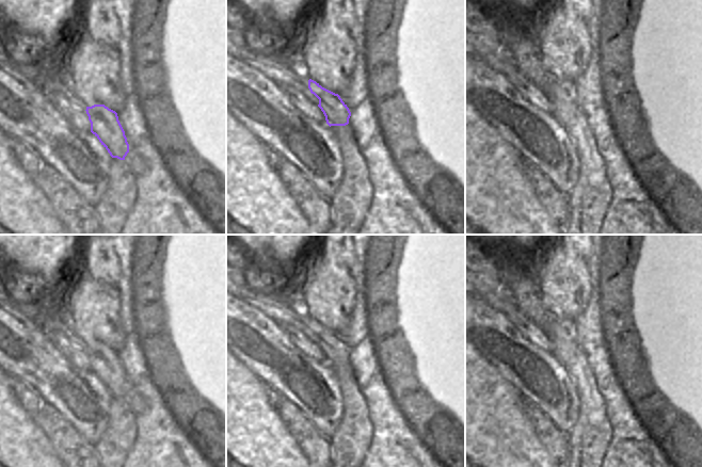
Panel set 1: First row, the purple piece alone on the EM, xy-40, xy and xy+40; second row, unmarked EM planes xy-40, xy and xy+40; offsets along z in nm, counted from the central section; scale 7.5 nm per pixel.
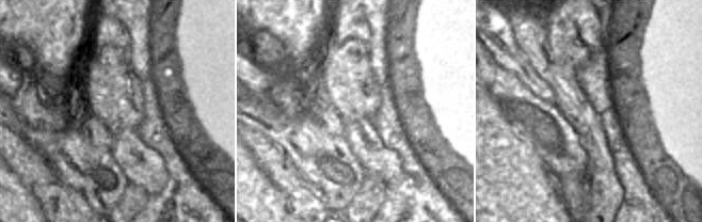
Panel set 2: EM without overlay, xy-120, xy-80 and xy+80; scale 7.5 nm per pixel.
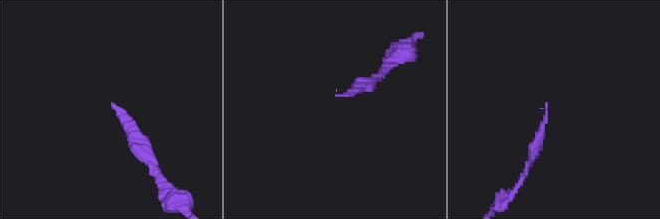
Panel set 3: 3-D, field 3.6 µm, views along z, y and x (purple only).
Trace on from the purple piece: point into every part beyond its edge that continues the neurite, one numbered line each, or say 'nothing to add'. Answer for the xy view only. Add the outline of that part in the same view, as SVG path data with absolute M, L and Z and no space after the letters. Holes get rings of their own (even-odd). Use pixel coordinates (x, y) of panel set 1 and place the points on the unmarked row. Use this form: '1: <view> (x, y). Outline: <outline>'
1: xy (281, 312). Outline: M226 275L226 293L233 294L237 299L246 302L256 309L262 311L274 322L280 324L293 325L315 343L319 343L319 338L310 332L308 327L309 316L299 316L284 302L271 296L265 296L260 292L256 294L245 294L239 284L232 283L233 277Z

